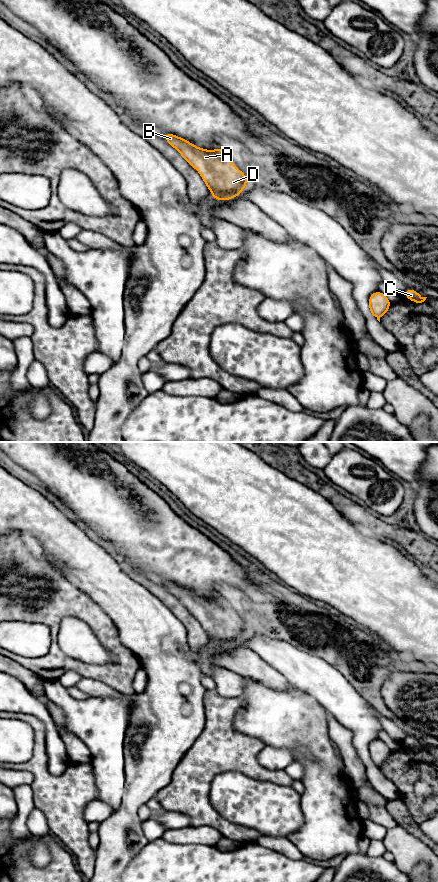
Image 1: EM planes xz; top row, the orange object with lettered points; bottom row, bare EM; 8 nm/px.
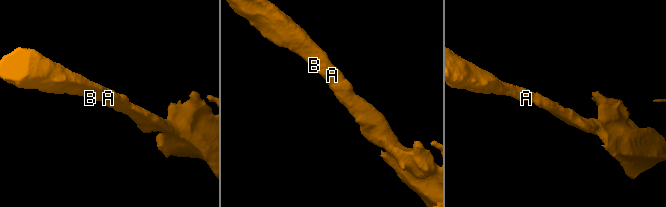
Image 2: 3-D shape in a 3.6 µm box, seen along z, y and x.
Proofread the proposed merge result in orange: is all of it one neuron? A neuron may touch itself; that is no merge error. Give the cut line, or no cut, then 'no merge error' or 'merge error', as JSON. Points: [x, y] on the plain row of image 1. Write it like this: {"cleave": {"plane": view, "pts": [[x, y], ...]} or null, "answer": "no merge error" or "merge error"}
{"cleave": null, "answer": "no merge error"}

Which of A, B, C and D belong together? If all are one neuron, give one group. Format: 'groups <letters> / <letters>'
groups A B C D

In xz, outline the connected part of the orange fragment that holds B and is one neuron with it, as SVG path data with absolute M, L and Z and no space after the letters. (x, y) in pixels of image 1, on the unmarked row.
M165 581L163 586L182 603L190 614L199 619L214 647L231 648L240 643L247 634L247 624L230 610L223 597L209 599L198 596L171 581Z

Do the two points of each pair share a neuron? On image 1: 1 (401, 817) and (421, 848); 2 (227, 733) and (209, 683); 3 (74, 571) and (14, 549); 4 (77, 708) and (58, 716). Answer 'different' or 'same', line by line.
1: different
2: different
3: different
4: different

